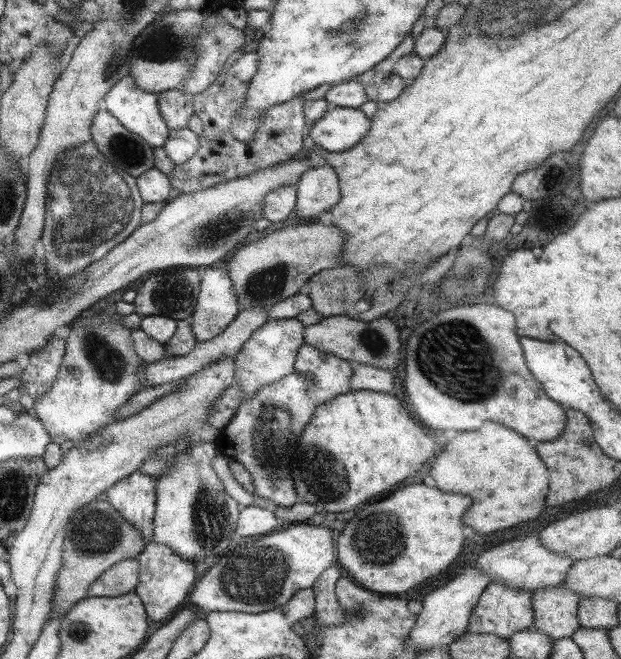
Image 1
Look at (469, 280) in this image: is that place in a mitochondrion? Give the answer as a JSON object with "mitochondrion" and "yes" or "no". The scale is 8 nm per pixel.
{"mitochondrion":"yes"}

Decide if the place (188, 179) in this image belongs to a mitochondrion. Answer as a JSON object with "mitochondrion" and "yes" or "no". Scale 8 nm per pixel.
{"mitochondrion":"yes"}

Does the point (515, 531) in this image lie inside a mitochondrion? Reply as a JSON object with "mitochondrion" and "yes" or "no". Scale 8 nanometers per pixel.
{"mitochondrion":"no"}

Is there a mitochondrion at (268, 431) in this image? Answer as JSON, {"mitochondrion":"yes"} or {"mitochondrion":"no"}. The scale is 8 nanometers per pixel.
{"mitochondrion":"yes"}

